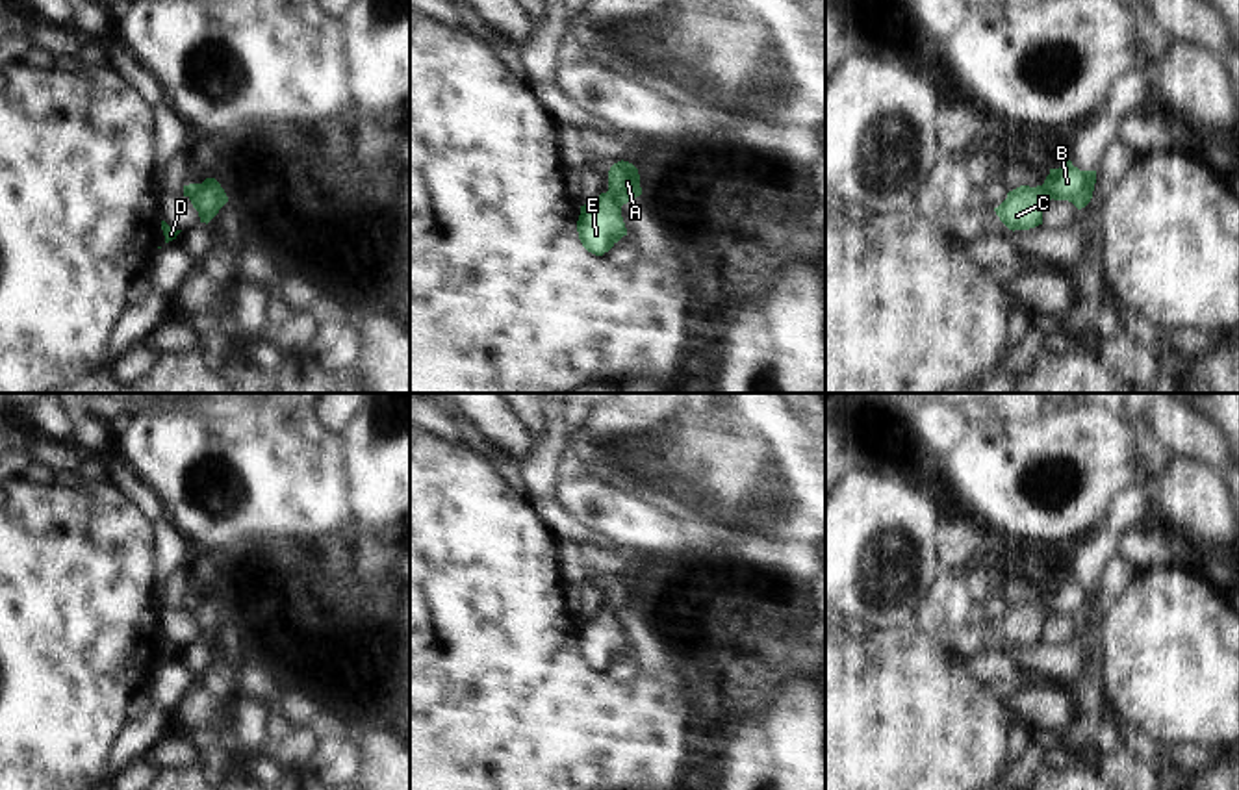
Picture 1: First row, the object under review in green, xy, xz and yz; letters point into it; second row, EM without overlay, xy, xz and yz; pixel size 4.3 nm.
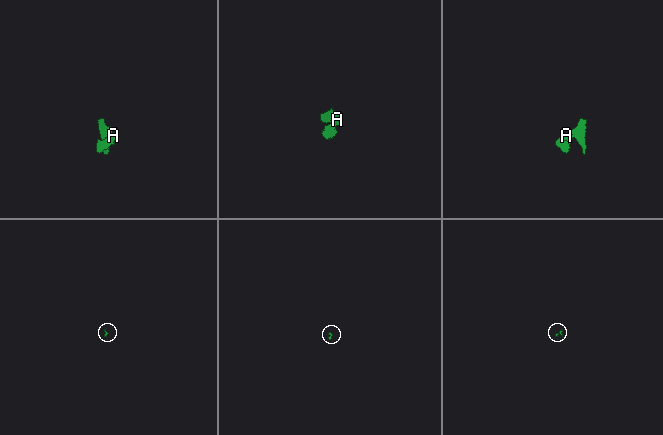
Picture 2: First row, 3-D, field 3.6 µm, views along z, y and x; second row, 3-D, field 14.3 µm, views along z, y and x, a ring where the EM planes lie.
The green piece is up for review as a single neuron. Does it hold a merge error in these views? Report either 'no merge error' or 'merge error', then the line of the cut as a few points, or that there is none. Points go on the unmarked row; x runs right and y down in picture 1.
merge error; cut xz (607, 607), (620, 622)

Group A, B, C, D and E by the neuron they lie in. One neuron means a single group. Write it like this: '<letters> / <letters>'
A C D / B E

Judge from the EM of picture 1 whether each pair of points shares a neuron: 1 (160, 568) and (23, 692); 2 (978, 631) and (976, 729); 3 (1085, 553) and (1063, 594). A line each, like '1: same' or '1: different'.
1: different
2: different
3: different

